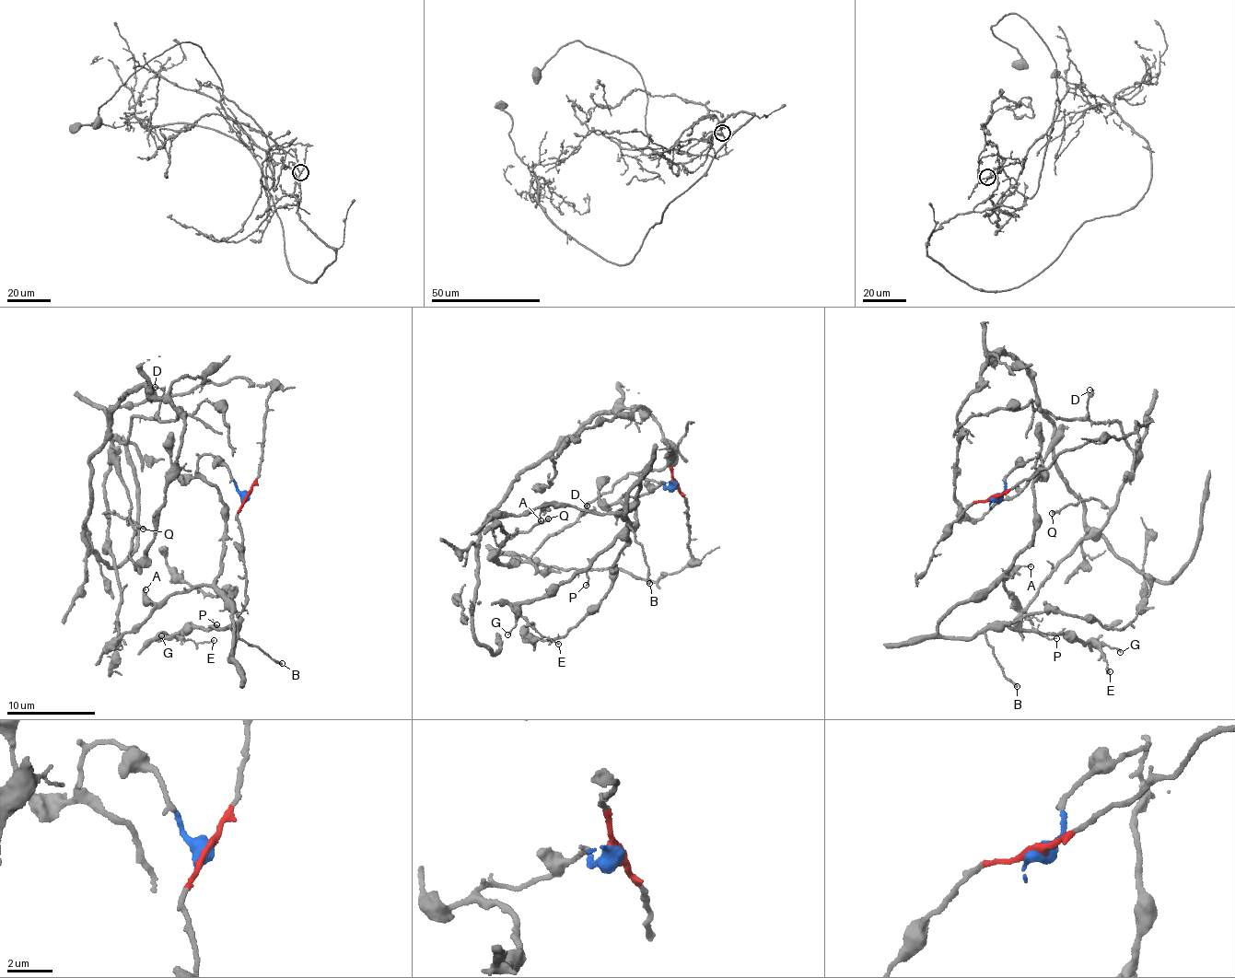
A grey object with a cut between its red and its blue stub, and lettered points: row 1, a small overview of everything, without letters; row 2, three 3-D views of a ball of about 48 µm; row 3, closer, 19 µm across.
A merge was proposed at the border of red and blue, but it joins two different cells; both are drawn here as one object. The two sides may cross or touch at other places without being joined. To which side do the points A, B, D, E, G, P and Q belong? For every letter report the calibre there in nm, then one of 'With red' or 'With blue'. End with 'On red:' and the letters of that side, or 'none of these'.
A: Thickness 160 nm. With blue
B: Thickness 180 nm. With blue
D: Thickness 110 nm. With red
E: Thickness 120 nm. With blue
G: Thickness 120 nm. With blue
P: Thickness 110 nm. With blue
Q: Thickness 220 nm. With red
On red: D, Q

